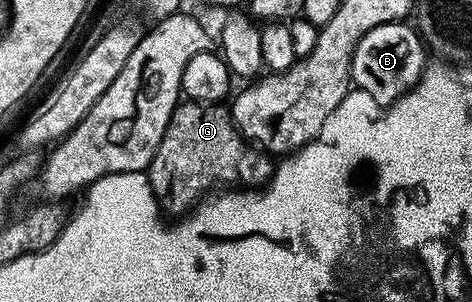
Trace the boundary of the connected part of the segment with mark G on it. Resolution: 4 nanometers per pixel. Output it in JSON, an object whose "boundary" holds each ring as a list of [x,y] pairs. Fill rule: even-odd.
{"boundary":[[[182,102],[173,107],[167,133],[163,133],[163,141],[159,141],[159,149],[155,149],[155,157],[147,172],[162,212],[169,217],[184,216],[197,206],[202,196],[222,185],[236,185],[241,189],[264,188],[273,175],[274,160],[240,135],[232,114],[221,105]]]}

